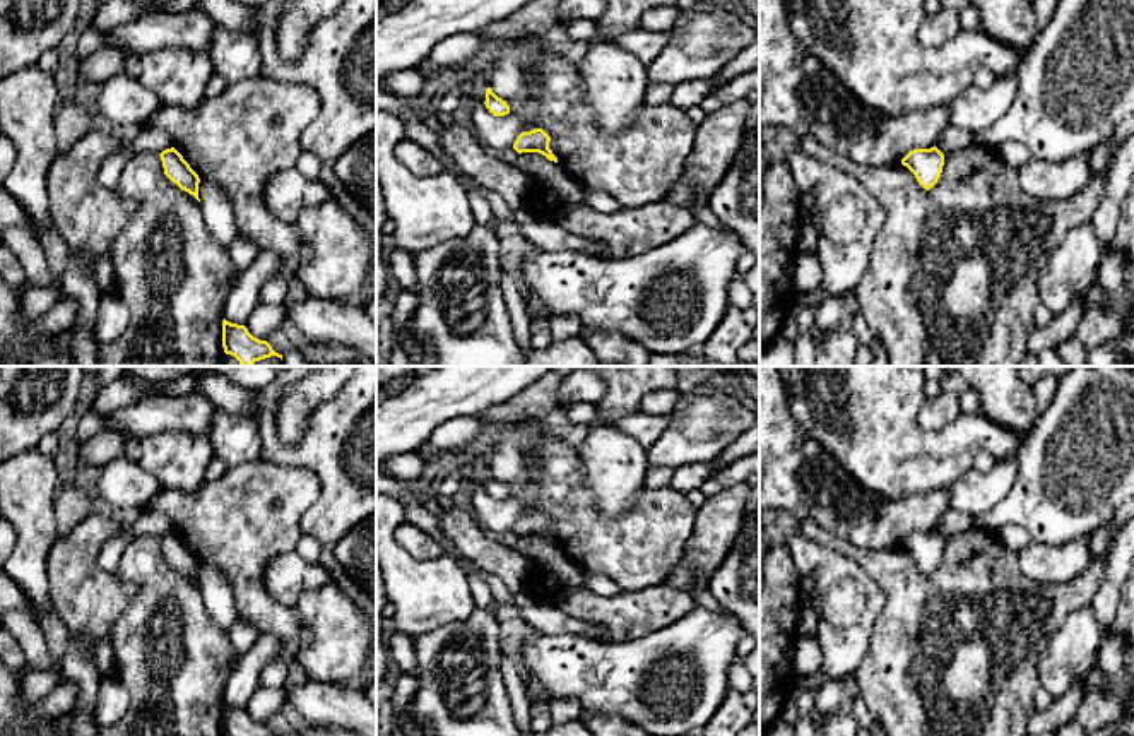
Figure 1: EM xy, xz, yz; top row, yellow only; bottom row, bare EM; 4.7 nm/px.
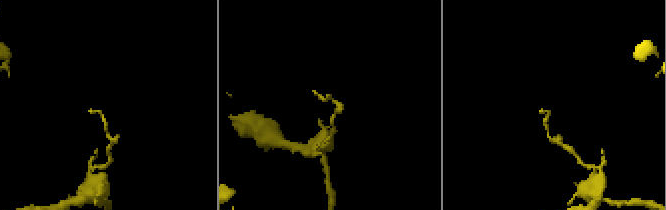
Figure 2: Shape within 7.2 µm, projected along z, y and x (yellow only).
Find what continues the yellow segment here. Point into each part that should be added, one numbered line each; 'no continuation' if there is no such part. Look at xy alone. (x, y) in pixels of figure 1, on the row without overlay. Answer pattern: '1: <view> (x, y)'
no continuation

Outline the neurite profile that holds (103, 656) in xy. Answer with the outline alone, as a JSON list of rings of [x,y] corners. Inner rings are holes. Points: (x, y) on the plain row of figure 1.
[[[109,640],[99,644],[89,644],[84,647],[84,652],[92,657],[103,676],[115,674],[115,652]]]

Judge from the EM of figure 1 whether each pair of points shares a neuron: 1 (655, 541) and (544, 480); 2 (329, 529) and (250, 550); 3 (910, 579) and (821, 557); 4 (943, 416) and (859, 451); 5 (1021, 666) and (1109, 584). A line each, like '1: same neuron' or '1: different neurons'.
1: same neuron
2: different neurons
3: different neurons
4: different neurons
5: different neurons

